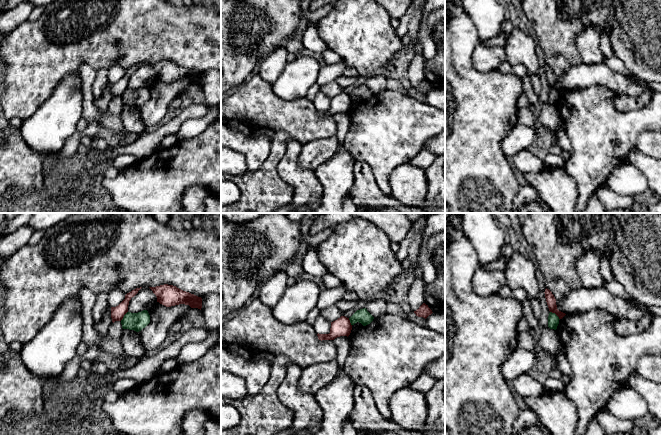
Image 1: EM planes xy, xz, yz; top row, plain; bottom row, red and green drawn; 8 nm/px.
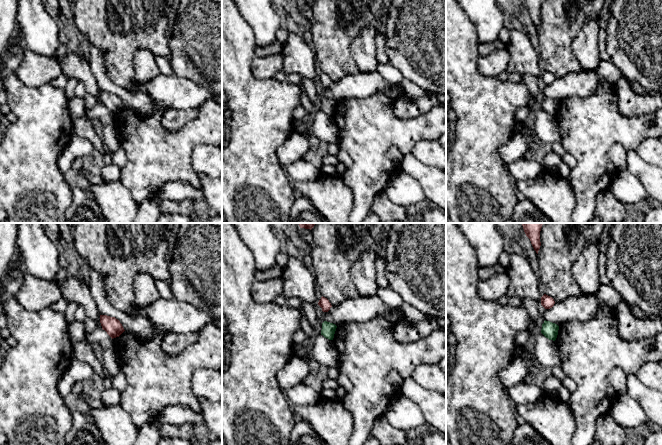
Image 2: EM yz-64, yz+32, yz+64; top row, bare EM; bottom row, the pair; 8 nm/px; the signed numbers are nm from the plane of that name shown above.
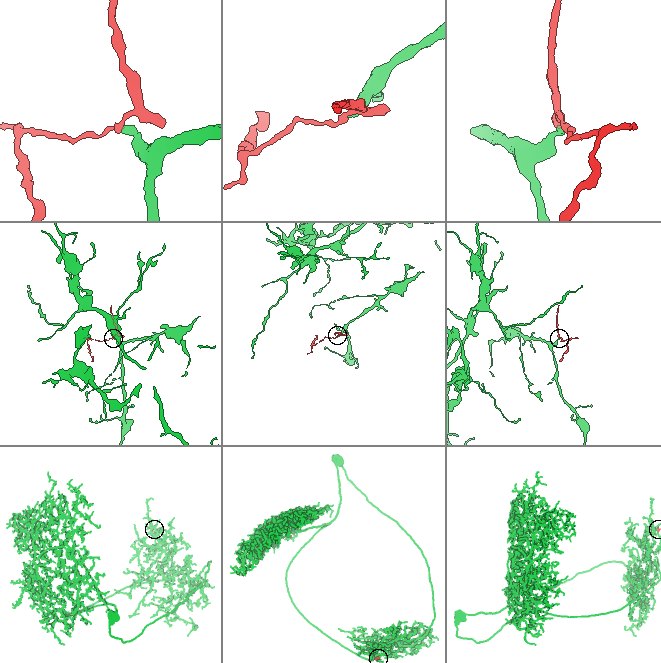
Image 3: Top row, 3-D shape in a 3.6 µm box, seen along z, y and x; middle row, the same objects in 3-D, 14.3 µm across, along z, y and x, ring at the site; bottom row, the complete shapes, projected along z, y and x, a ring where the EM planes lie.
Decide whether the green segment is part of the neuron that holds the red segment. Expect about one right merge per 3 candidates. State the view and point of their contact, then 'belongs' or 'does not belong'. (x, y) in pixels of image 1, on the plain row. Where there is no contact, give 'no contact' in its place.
yz (555, 89) | does not belong

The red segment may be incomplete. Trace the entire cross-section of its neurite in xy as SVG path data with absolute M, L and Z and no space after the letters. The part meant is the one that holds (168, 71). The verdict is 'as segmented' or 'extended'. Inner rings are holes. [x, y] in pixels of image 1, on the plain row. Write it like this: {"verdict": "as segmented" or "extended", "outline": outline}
{"verdict": "as segmented", "outline": "M160 61L149 63L157 73L157 78L171 83L179 80L189 81L191 84L202 84L202 74L189 68L183 67L173 61Z"}

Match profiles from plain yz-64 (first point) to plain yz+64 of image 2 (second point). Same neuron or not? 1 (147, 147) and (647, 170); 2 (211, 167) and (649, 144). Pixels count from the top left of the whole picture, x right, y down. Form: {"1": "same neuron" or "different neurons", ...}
{"1": "different neurons", "2": "same neuron"}

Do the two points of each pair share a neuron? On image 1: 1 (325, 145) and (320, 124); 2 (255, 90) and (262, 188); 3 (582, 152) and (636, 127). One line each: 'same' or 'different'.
1: different
2: same
3: same

